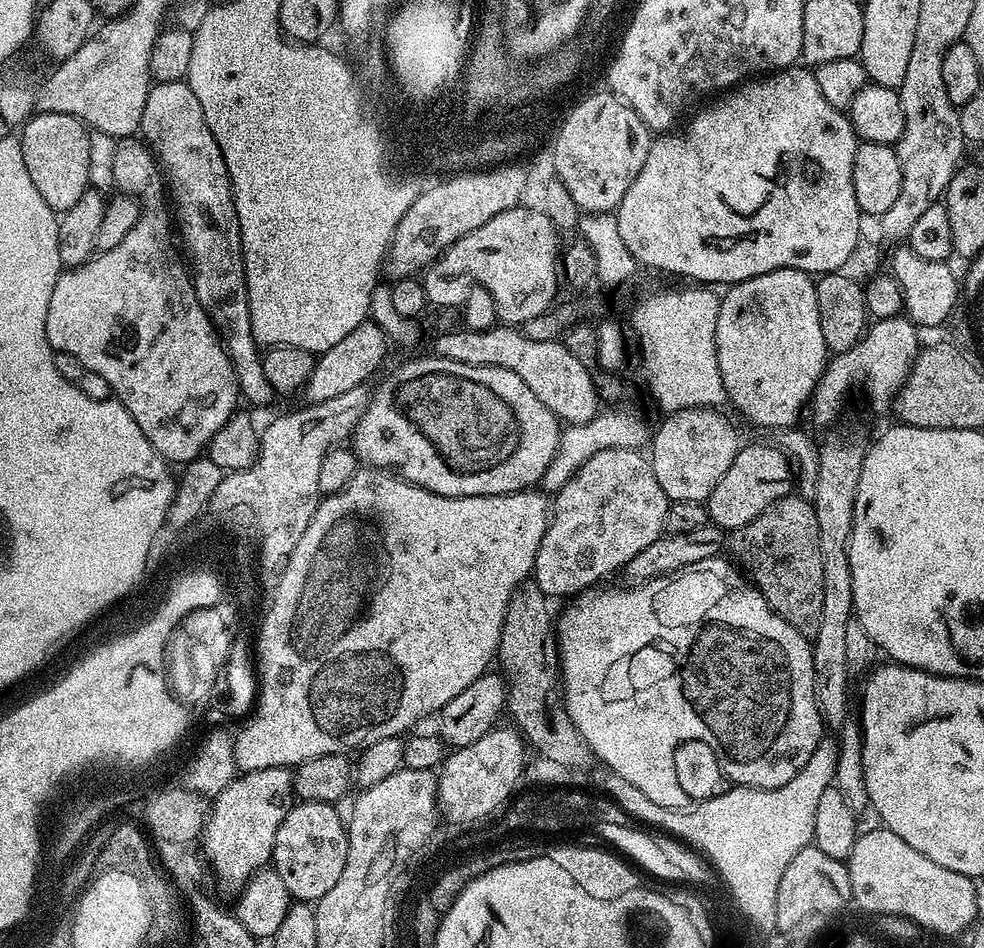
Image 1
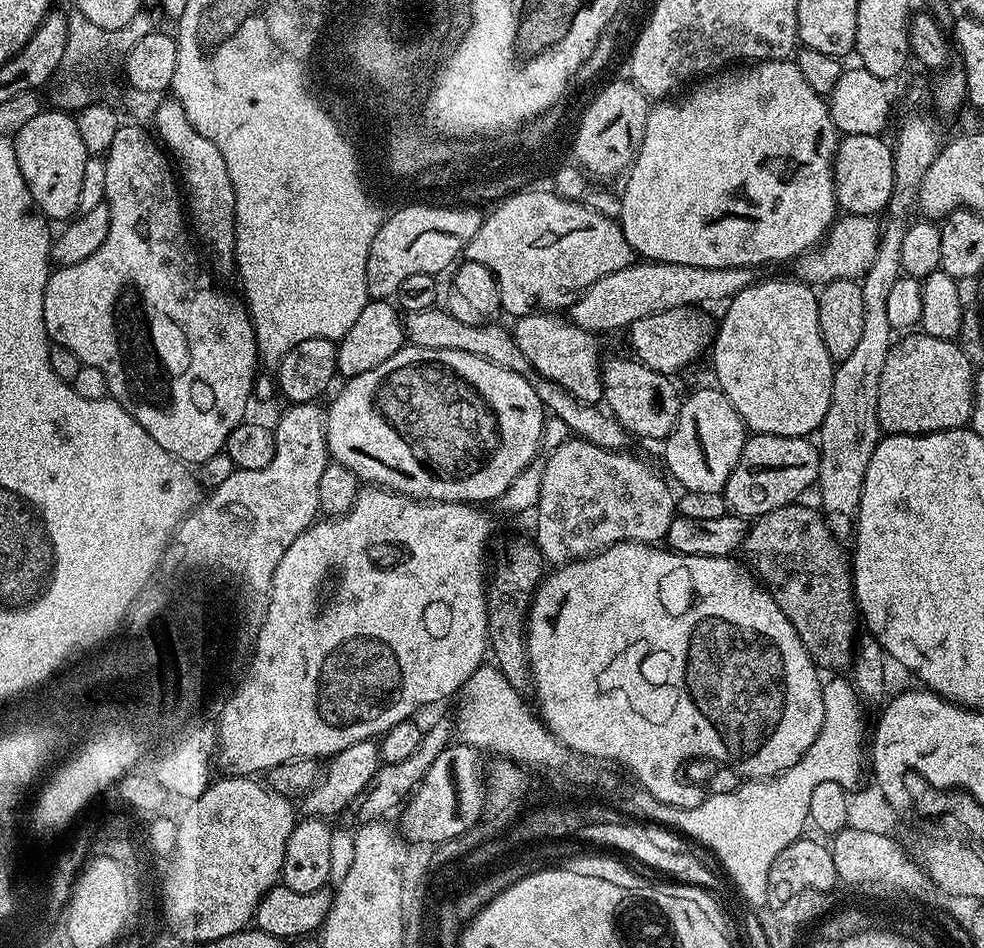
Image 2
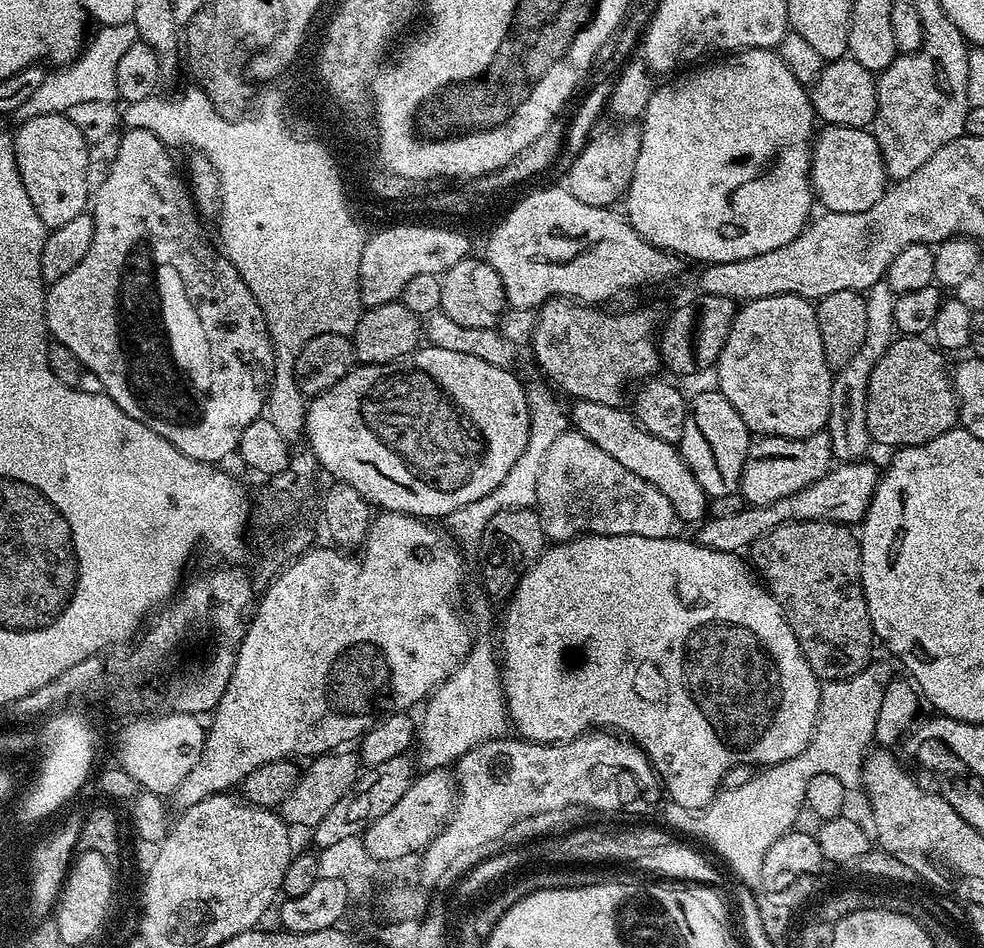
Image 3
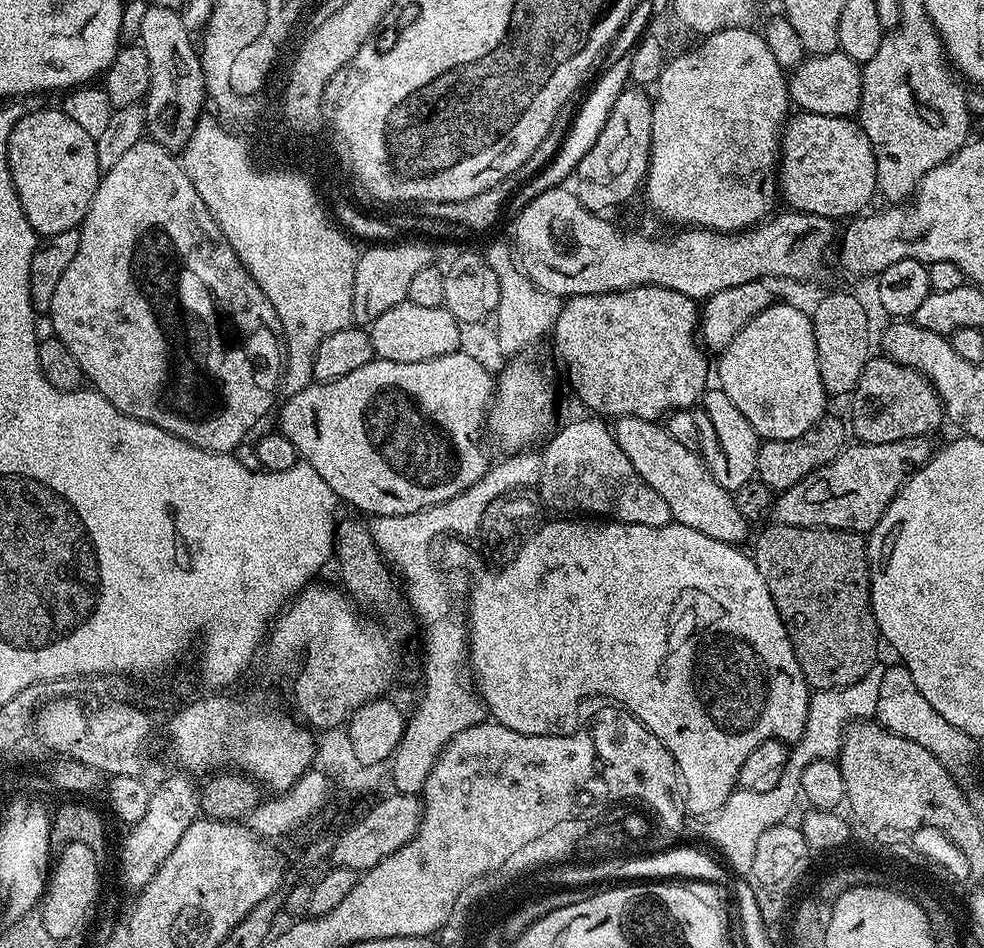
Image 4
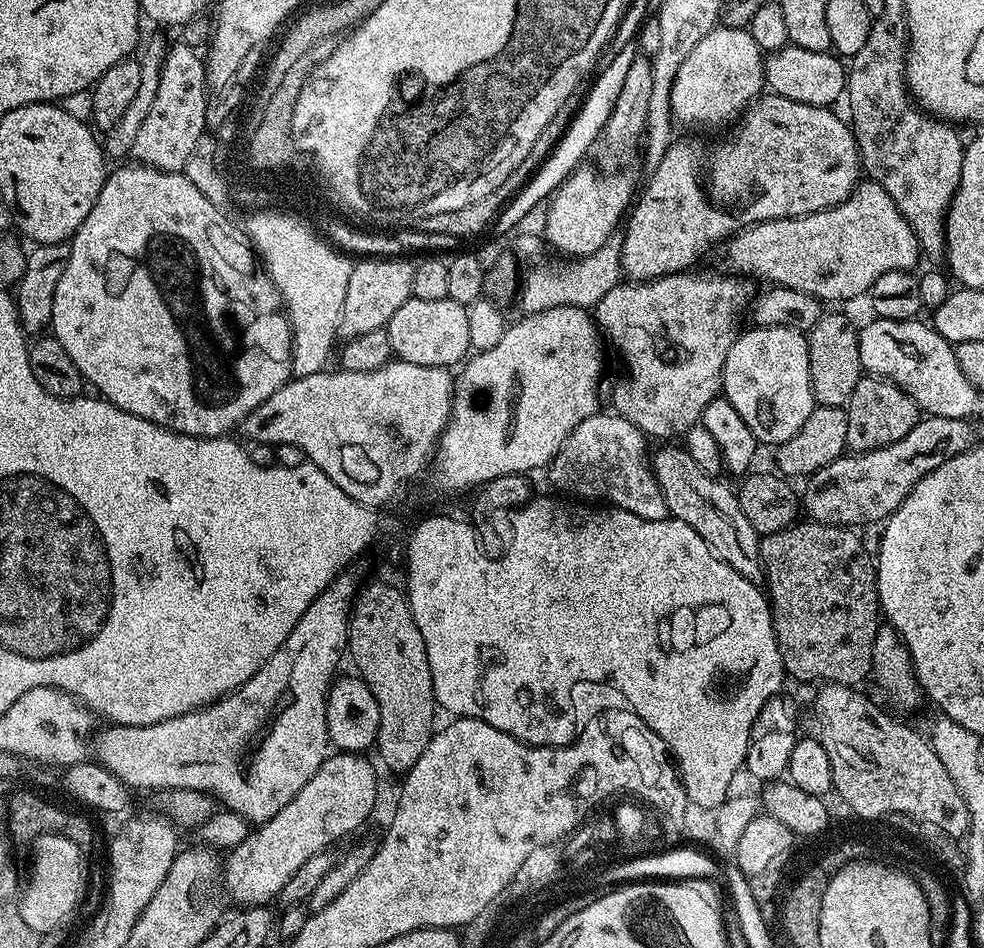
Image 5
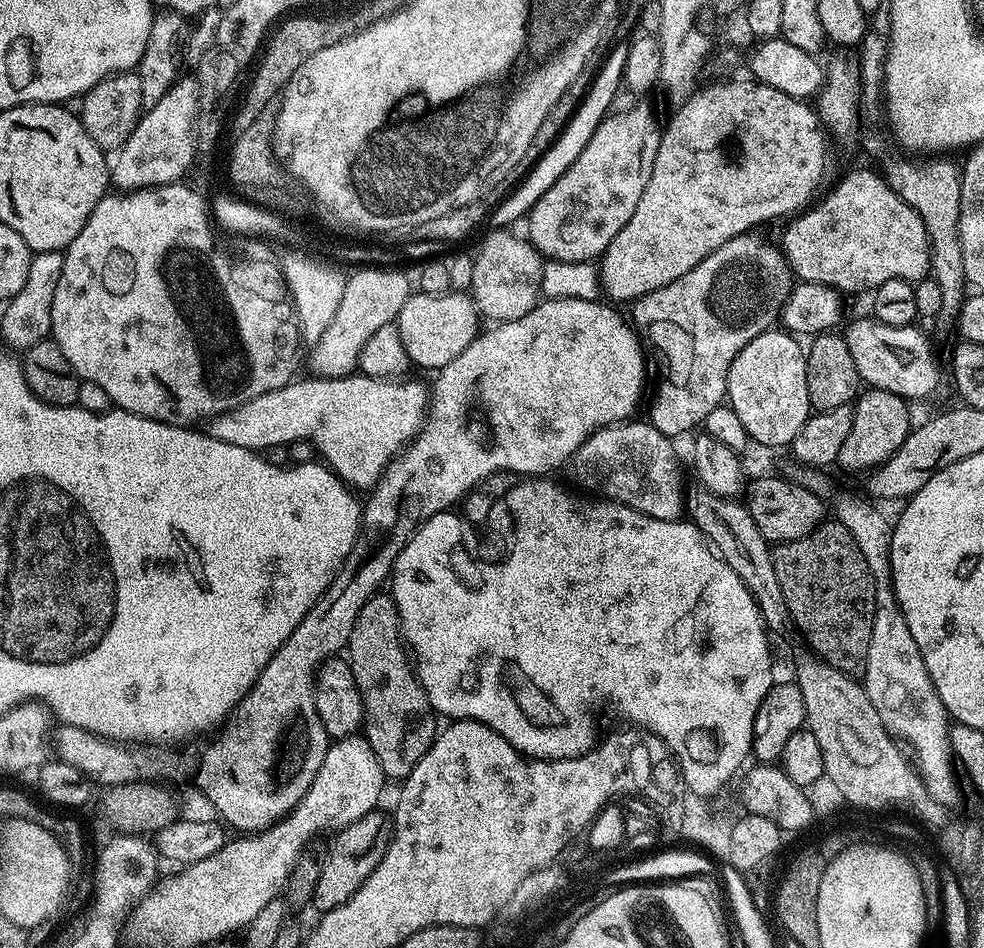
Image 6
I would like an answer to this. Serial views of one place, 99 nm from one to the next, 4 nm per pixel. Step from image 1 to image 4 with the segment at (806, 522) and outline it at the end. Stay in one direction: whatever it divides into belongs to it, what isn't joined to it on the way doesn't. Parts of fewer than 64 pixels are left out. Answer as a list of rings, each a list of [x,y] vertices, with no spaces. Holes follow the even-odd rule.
[[[775,522],[769,523],[769,525],[769,528],[761,530],[760,537],[756,540],[754,559],[758,566],[758,574],[762,574],[762,582],[766,582],[766,590],[770,590],[770,598],[774,598],[774,606],[786,626],[786,634],[790,638],[794,654],[798,658],[798,666],[802,670],[805,682],[808,683],[809,689],[818,692],[854,686],[854,682],[866,678],[866,674],[870,674],[870,670],[877,667],[876,655],[879,654],[880,648],[882,649],[882,637],[872,609],[872,575],[868,569],[868,545],[865,537],[859,532],[847,532],[841,528],[803,528]]]

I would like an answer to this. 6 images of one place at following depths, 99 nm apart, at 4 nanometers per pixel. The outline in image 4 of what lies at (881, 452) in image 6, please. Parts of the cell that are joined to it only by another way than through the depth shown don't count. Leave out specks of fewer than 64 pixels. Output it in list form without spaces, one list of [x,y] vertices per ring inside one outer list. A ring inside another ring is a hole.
[[[883,354],[873,355],[867,362],[866,366],[862,370],[862,378],[858,378],[858,386],[856,391],[852,393],[850,397],[850,403],[852,403],[852,424],[850,420],[850,432],[852,432],[857,441],[862,444],[881,444],[882,442],[898,442],[902,438],[914,438],[915,436],[926,436],[935,433],[935,428],[940,423],[945,423],[946,417],[944,415],[944,404],[940,401],[940,395],[934,390],[934,386],[930,383],[925,376],[918,370],[914,370],[910,366],[902,366],[896,360],[890,359]]]

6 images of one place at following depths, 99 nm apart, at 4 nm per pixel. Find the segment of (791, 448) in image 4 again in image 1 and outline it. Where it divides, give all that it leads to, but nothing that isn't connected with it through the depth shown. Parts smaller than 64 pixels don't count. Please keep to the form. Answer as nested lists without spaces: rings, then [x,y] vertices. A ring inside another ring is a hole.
[[[745,443],[736,453],[734,462],[730,462],[730,470],[722,474],[718,486],[714,486],[714,490],[708,495],[708,519],[725,530],[741,528],[746,526],[746,522],[758,518],[758,514],[762,514],[766,506],[789,495],[793,488],[794,464],[783,447]]]

